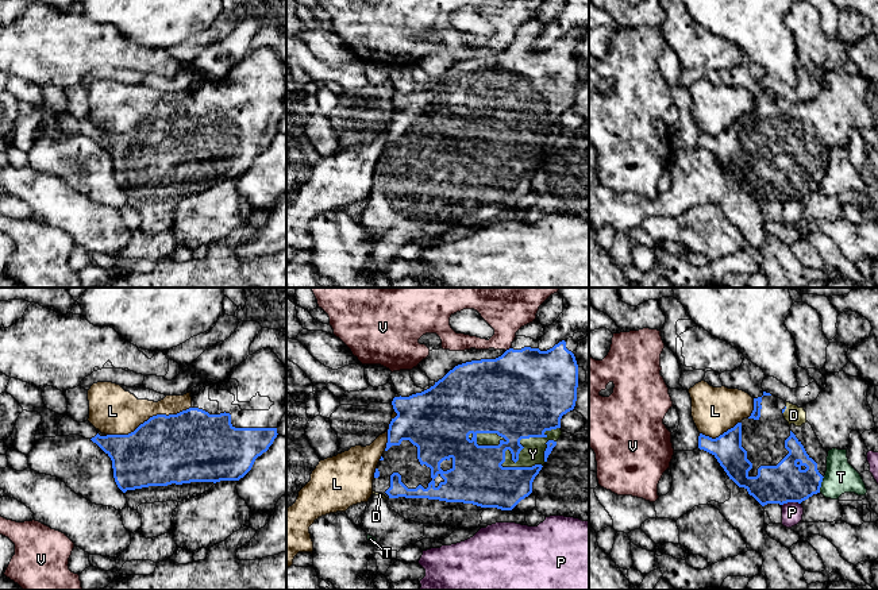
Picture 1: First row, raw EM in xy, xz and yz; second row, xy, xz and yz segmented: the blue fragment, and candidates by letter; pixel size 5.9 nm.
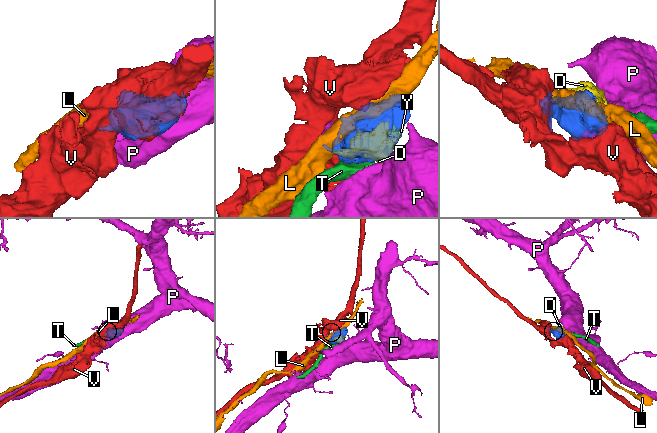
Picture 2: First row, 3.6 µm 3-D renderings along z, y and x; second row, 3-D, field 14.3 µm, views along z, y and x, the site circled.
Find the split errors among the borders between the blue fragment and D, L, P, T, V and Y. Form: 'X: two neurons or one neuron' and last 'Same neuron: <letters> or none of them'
D: one neuron
L: two neurons
P: two neurons
T: two neurons
V: two neurons
Y: one neuron
Same neuron: D, Y

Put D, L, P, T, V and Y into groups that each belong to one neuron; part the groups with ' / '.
D Y / L / P / T / V

